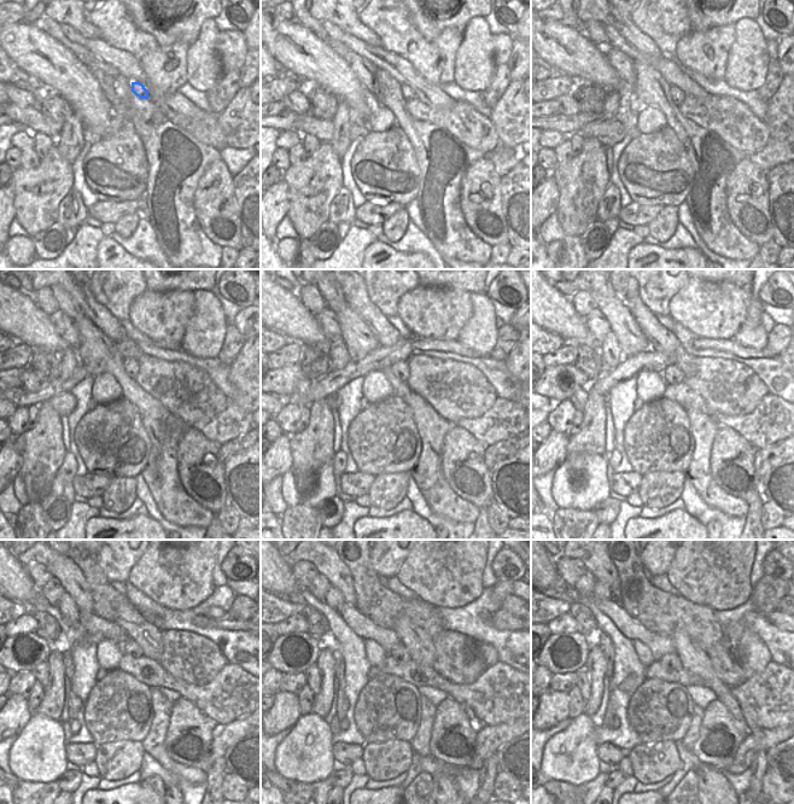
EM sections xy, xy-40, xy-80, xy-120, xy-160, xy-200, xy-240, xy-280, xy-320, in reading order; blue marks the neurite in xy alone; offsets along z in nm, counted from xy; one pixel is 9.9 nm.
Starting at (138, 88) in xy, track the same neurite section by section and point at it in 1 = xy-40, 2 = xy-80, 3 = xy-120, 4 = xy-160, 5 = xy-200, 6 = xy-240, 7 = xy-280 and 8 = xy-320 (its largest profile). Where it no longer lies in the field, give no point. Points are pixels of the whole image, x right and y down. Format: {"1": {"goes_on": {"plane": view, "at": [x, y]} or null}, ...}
{"1": {"goes_on": {"plane": "xy-40", "at": [407, 92]}}, "2": {"goes_on": {"plane": "xy-80", "at": [677, 95]}}, "3": {"goes_on": {"plane": "xy-120", "at": [132, 368]}}, "4": {"goes_on": {"plane": "xy-160", "at": [401, 370]}}, "5": {"goes_on": {"plane": "xy-200", "at": [672, 374]}}, "6": {"goes_on": {"plane": "xy-240", "at": [130, 647]}}, "7": {"goes_on": {"plane": "xy-280", "at": [400, 652]}}, "8": {"goes_on": {"plane": "xy-320", "at": [671, 662]}}}

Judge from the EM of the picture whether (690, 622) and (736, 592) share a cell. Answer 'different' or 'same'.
different

